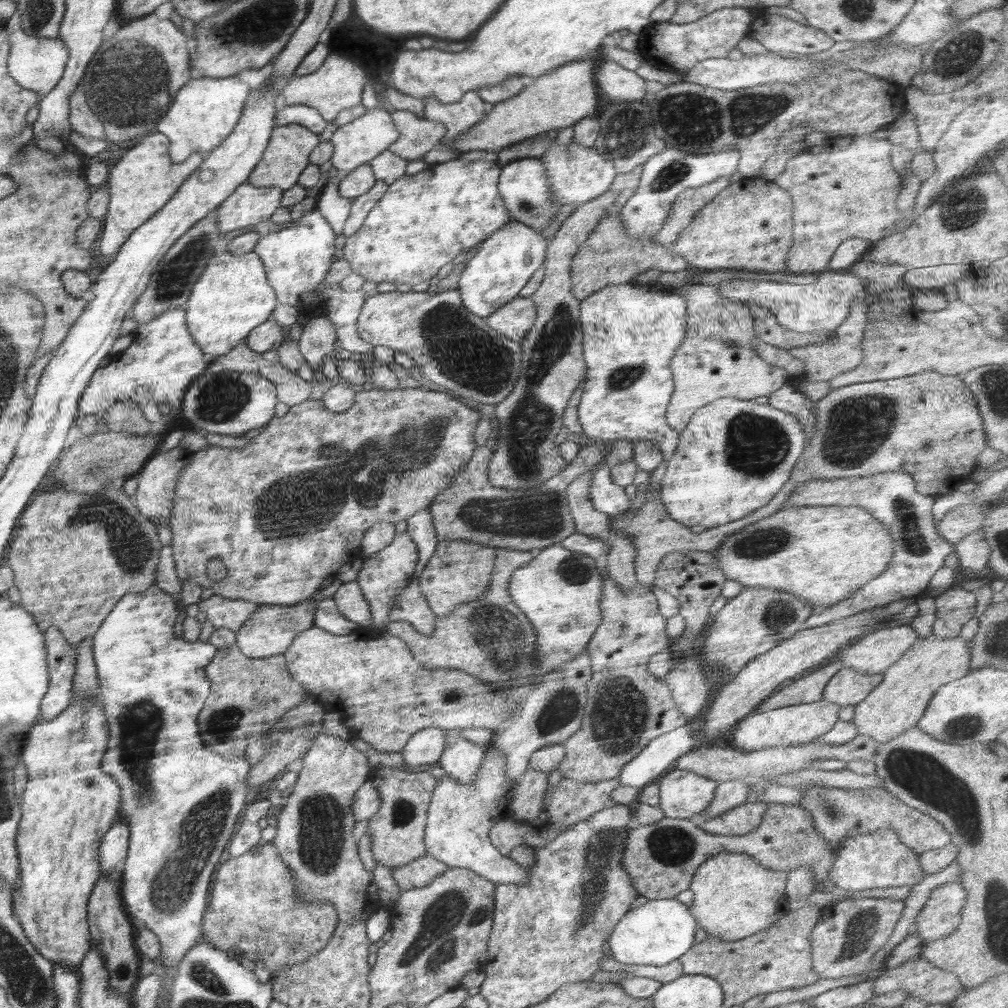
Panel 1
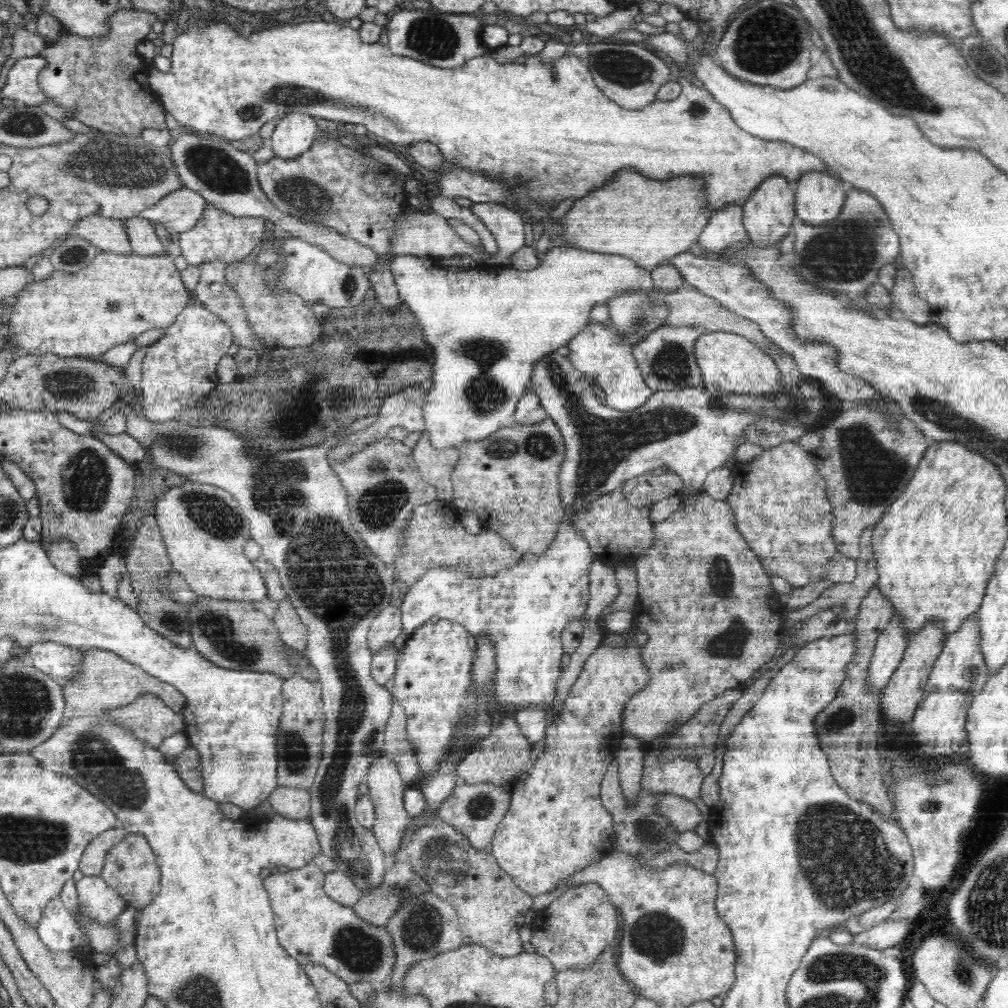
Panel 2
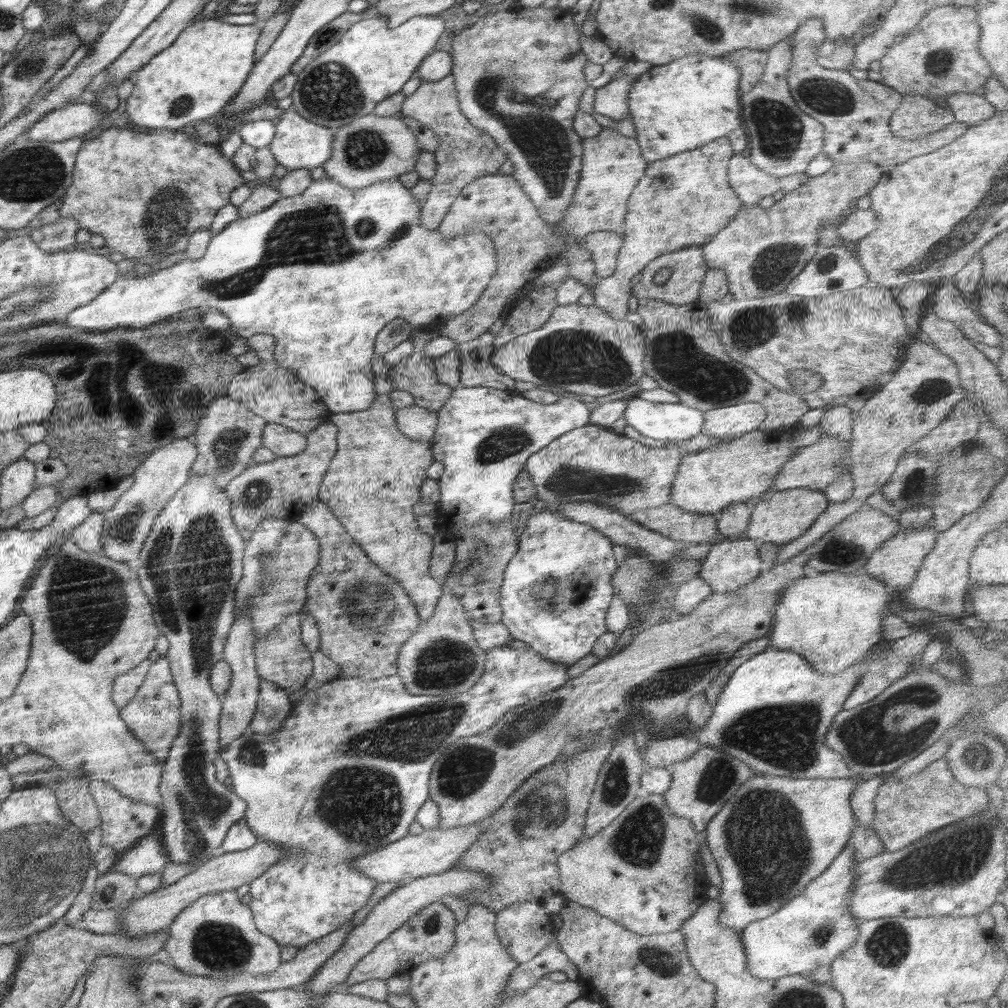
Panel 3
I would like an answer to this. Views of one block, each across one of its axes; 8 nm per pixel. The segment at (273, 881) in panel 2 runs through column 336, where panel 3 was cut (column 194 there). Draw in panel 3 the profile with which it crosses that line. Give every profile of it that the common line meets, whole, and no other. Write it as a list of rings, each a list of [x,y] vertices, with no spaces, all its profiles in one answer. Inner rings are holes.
[[[235,890],[205,894],[182,910],[167,929],[163,949],[176,968],[210,978],[232,978],[245,972],[272,974],[281,963],[281,946],[256,928],[251,908],[242,903]]]

